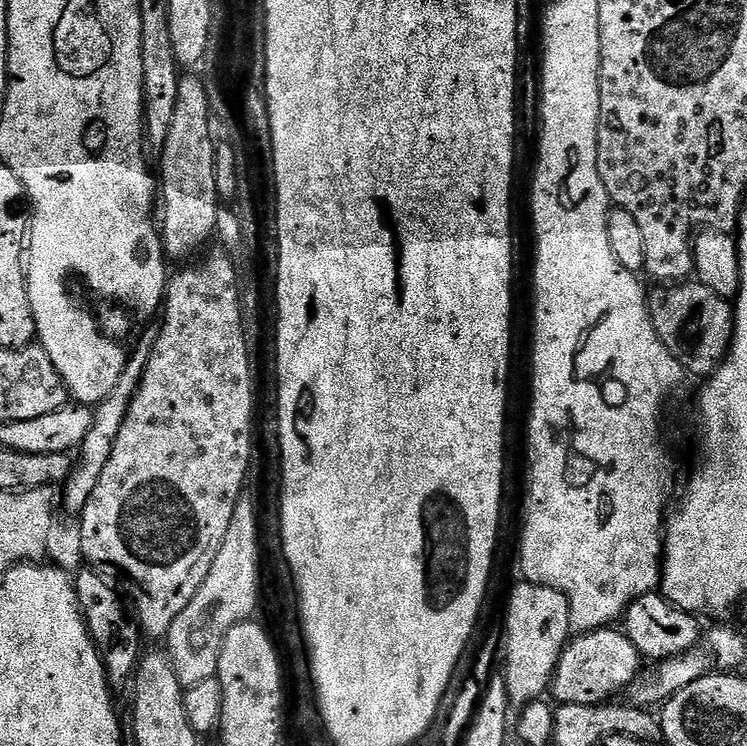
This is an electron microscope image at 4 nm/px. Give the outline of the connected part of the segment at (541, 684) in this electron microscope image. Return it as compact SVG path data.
M520 582L508 596L508 617L504 620L504 669L508 699L523 706L539 700L549 691L552 675L564 647L573 635L570 602L558 590L541 584Z

